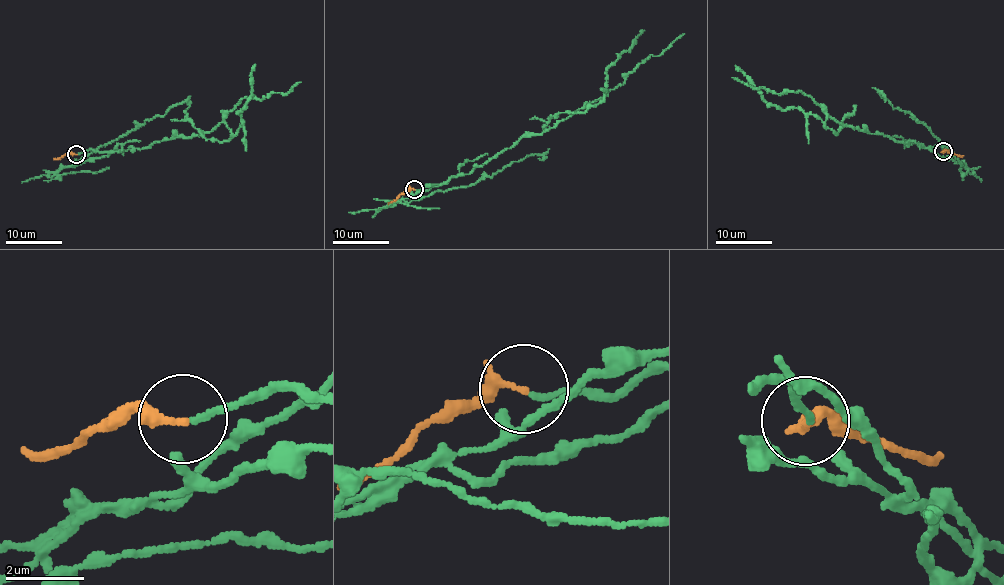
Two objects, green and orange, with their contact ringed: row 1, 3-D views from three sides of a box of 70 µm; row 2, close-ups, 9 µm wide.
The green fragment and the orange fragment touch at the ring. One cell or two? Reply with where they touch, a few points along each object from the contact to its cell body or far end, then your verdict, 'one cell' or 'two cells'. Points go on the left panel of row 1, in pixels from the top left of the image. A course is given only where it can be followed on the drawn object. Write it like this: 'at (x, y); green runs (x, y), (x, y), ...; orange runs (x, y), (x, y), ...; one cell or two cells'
at (76, 154); green runs (77, 154), (90, 150), (150, 148), (156, 141), (200, 136), (215, 129), (242, 98), (288, 93), (301, 82); orange runs (77, 154), (66, 153), (54, 158); two cells

